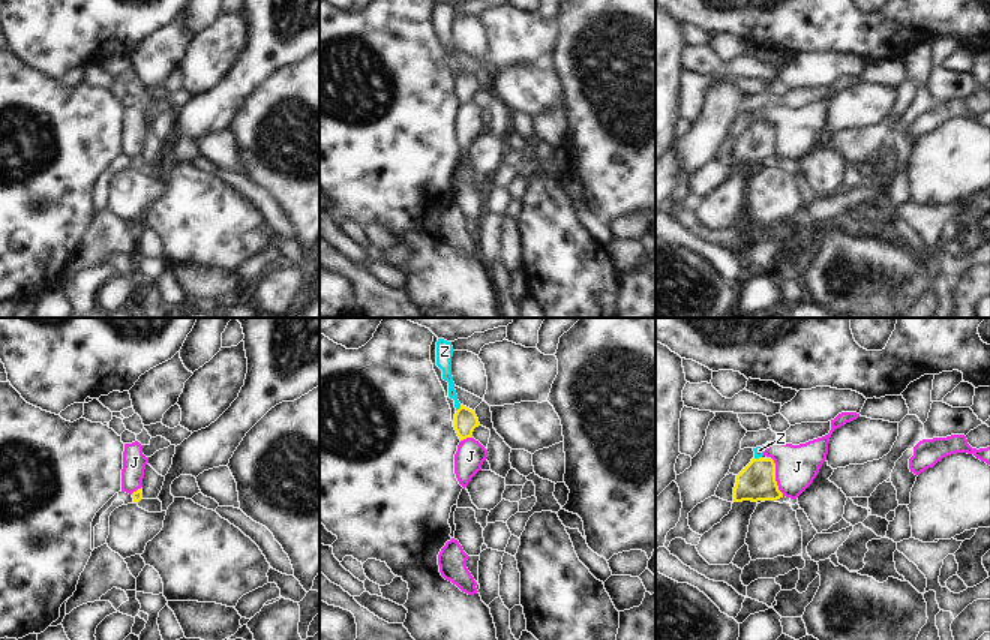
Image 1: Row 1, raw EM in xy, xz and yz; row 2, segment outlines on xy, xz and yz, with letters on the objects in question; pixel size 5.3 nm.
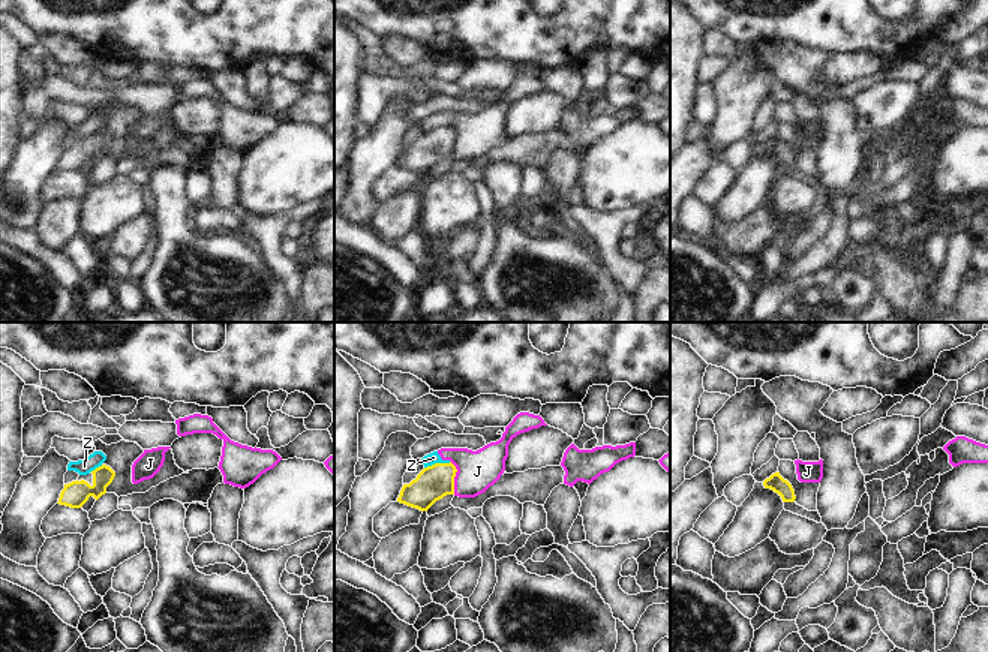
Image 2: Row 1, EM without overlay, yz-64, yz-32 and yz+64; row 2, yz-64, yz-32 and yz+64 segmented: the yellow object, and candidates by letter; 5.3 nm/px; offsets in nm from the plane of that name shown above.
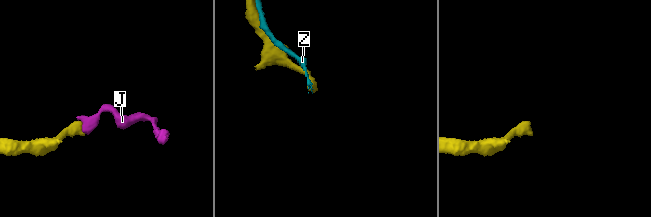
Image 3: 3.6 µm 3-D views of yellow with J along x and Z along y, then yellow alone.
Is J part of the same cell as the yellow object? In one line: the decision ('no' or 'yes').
no

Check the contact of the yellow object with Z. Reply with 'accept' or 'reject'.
reject

